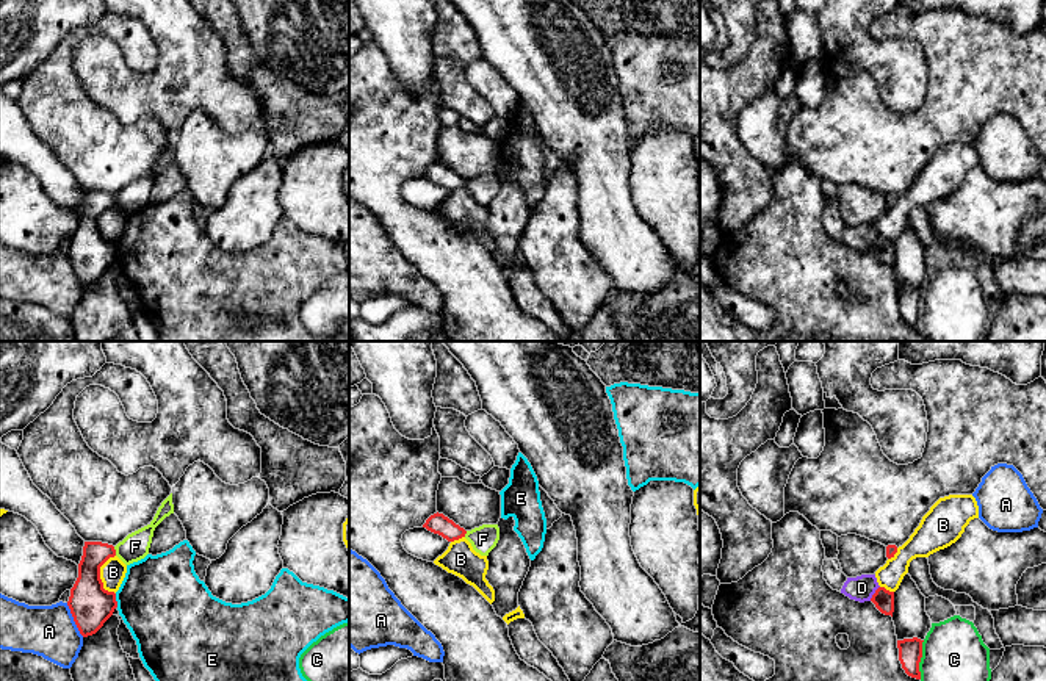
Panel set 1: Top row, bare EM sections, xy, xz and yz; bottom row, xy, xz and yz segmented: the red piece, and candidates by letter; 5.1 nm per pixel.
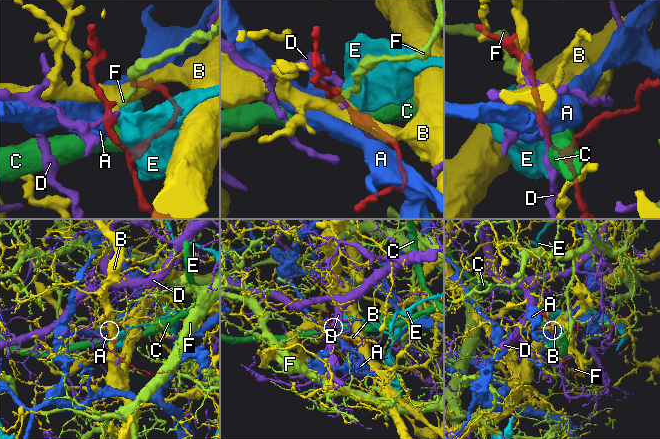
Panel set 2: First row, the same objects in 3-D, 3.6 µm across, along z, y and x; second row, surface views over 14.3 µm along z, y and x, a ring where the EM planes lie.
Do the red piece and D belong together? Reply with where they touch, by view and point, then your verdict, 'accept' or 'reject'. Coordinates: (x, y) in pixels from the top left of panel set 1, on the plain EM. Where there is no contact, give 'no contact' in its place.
meets red in yz at (874, 243); reject

